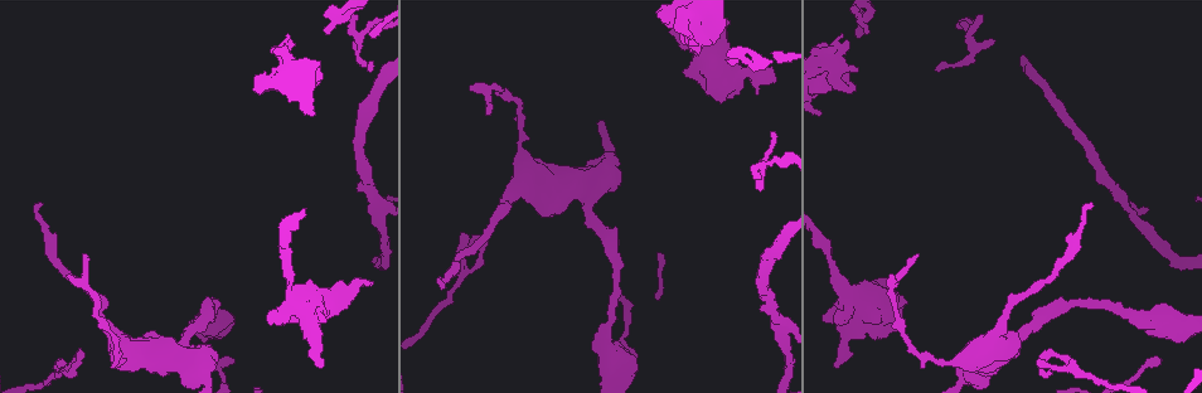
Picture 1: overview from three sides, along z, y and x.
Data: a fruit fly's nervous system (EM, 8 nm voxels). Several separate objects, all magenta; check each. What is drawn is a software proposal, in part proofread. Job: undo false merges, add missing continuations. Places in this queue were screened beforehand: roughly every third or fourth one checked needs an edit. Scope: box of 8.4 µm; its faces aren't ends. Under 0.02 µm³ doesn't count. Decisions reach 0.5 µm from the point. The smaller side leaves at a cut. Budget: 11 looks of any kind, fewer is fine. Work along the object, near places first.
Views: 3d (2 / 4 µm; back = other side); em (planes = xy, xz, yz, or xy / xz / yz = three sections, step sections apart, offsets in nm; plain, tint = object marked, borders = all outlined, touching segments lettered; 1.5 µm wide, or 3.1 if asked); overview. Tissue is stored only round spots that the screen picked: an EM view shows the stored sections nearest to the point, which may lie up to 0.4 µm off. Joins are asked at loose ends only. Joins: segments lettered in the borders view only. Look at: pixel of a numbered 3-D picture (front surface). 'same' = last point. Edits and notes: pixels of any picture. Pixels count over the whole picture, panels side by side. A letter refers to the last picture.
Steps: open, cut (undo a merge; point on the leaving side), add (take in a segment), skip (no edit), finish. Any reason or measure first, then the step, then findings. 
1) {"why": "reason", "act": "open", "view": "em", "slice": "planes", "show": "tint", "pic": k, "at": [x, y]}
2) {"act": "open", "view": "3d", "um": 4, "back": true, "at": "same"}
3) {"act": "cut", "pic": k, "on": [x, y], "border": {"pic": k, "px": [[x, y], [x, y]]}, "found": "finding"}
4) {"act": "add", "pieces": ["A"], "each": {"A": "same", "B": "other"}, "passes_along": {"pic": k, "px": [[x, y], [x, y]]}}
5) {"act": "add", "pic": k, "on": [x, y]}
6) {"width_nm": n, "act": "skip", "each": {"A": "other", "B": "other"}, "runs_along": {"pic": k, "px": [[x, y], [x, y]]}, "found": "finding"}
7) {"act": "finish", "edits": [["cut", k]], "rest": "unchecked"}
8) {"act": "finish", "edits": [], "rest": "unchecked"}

{"why": "stops while still wide", "act": "open", "view": "em", "slice": "xz", "step": 8, "show": "borders", "pic": 1, "at": [709, 44]}

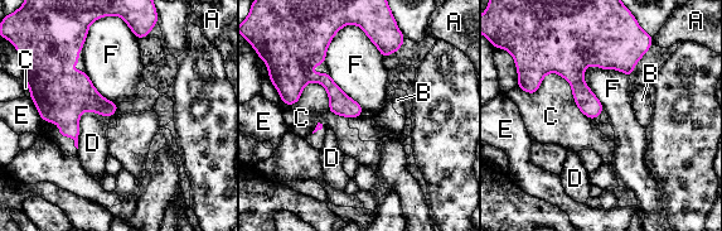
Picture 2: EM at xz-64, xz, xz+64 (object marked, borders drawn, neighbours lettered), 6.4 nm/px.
{"why": "another direction", "act": "open", "view": "em", "slice": "planes", "show": "borders", "at": "same"}

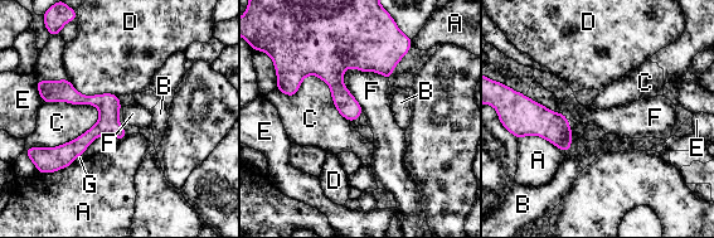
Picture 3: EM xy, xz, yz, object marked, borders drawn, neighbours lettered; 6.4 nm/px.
{"act": "skip", "each": {"A": "other", "B": "other", "C": "other", "D": "other", "E": "other", "F": "other", "G": "other"}, "border": {"pic": 3, "px": [[100, 110], [74, 139], [32, 147]]}, "found": "no lettered segment goes on from it"}

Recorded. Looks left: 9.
{"why": "calibre changes", "act": "open", "view": "em", "slice": "planes", "show": "tint", "pic": 1, "at": [520, 142]}

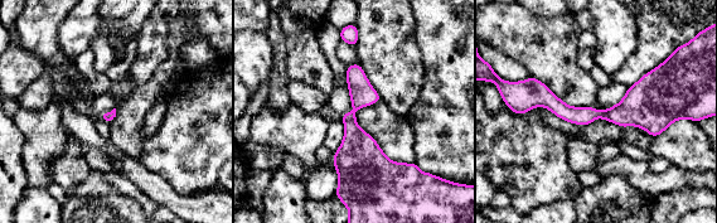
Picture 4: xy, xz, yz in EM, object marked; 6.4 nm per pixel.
{"why": "see the neighbours", "act": "open", "view": "em", "slice": "planes", "show": "borders", "at": "same"}

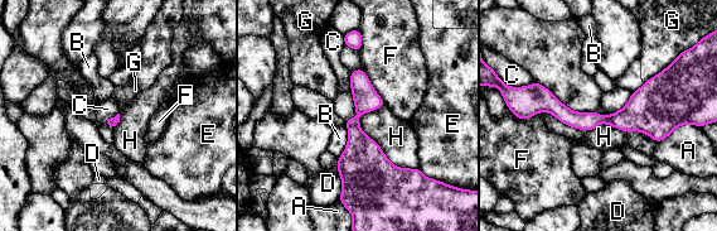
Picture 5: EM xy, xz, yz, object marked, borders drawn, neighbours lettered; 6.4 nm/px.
{"act": "skip", "each": {"A": "other", "B": "other", "C": "other", "D": "other", "E": "other", "F": "other", "G": "other", "H": "other"}, "found": "all the same neuron"}

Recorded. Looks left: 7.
{"why": "free end", "act": "open", "view": "3d", "um": 2, "pic": 1, "at": [372, 285]}

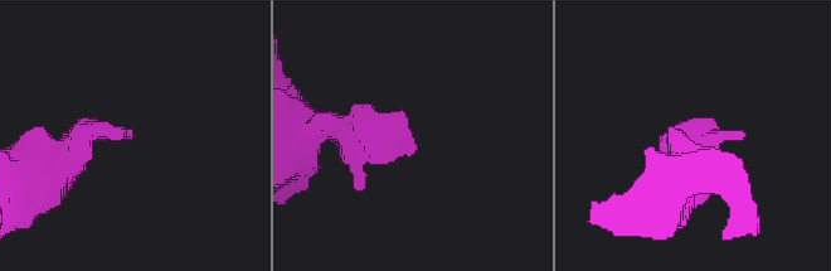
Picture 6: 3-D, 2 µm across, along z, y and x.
{"act": "open", "view": "em", "slice": "planes", "show": "borders", "pic": 6, "at": [132, 137]}

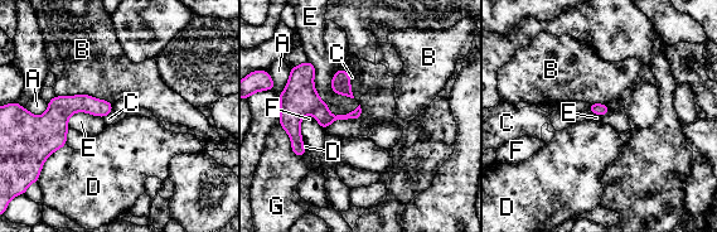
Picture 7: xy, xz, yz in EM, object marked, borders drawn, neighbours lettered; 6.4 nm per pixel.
{"act": "skip", "each": {"A": "other", "B": "other", "C": "other", "D": "other", "E": "other", "F": "other", "G": "other"}, "runs_along": {"pic": 7, "px": [[108, 105], [73, 105], [56, 144]]}, "found": "no lettered segment goes on from it"}

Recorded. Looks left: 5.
{"why": "branch stops here", "act": "open", "view": "em", "slice": "xy", "step": 4, "show": "tint", "pic": 1, "at": [833, 367]}

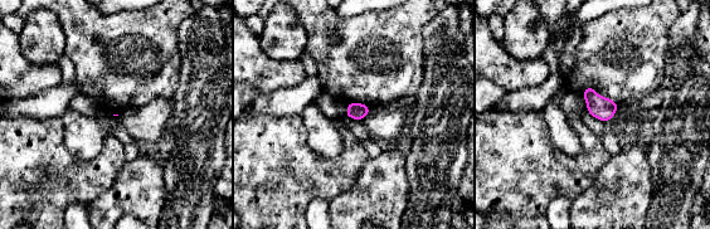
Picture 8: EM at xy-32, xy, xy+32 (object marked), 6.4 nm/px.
{"why": "another direction", "act": "open", "view": "em", "slice": "planes", "show": "borders", "at": "same"}

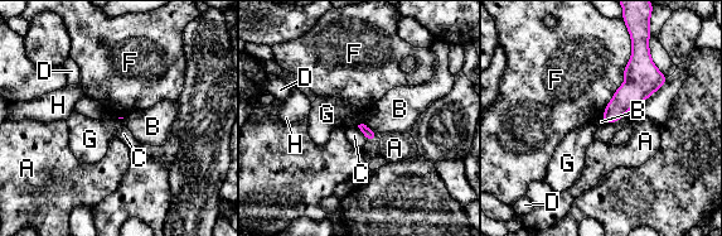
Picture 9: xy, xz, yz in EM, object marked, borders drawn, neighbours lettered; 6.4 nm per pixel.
{"act": "skip", "each": {"A": "other", "B": "other", "C": "other", "D": "other", "F": "other", "G": "other", "H": "other"}, "border": {"pic": 9, "px": [[362, 123], [358, 125]]}, "found": "none of them fits"}

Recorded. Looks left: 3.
{"act": "finish", "edits": [], "rest": "unchecked"}

